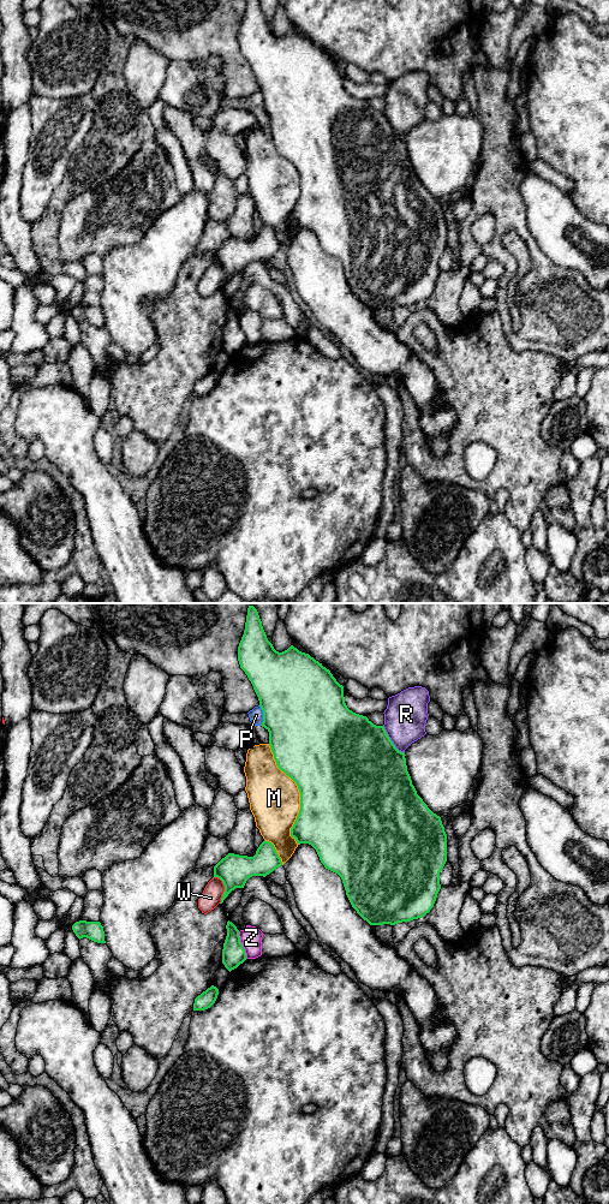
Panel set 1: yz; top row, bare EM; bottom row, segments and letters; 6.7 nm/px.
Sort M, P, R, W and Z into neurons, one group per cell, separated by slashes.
M / P / R / W / Z

